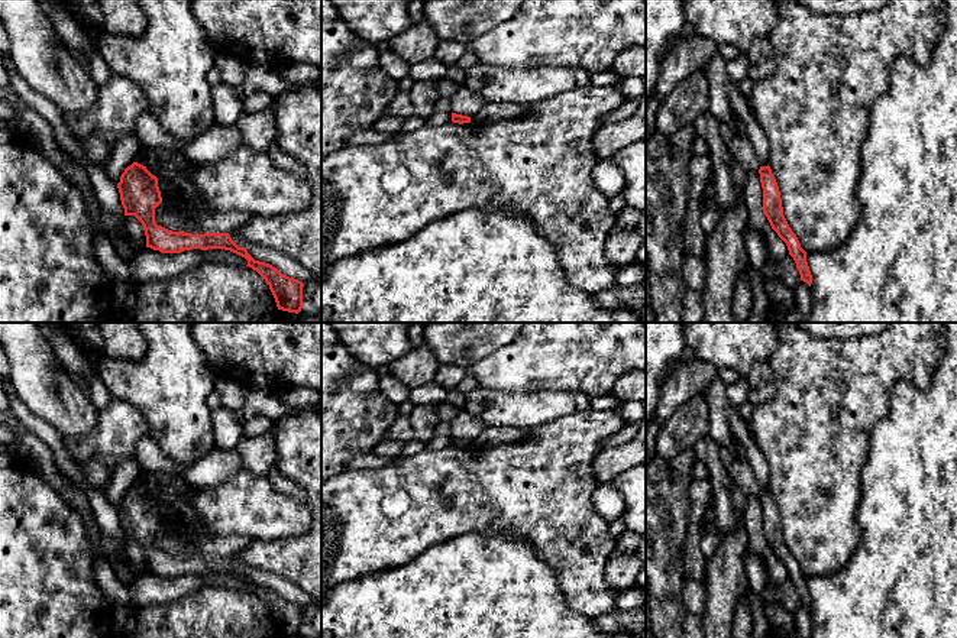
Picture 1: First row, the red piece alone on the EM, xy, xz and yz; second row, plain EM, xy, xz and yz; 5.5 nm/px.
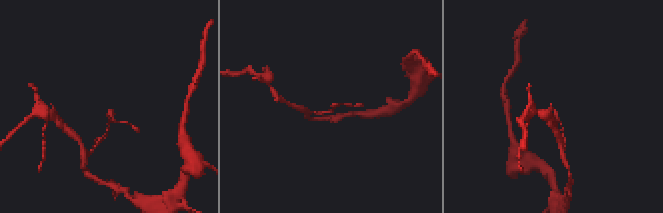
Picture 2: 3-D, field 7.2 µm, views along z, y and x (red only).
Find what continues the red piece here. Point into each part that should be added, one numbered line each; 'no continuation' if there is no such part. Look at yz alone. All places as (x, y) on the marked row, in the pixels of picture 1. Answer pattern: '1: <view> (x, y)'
no continuation

